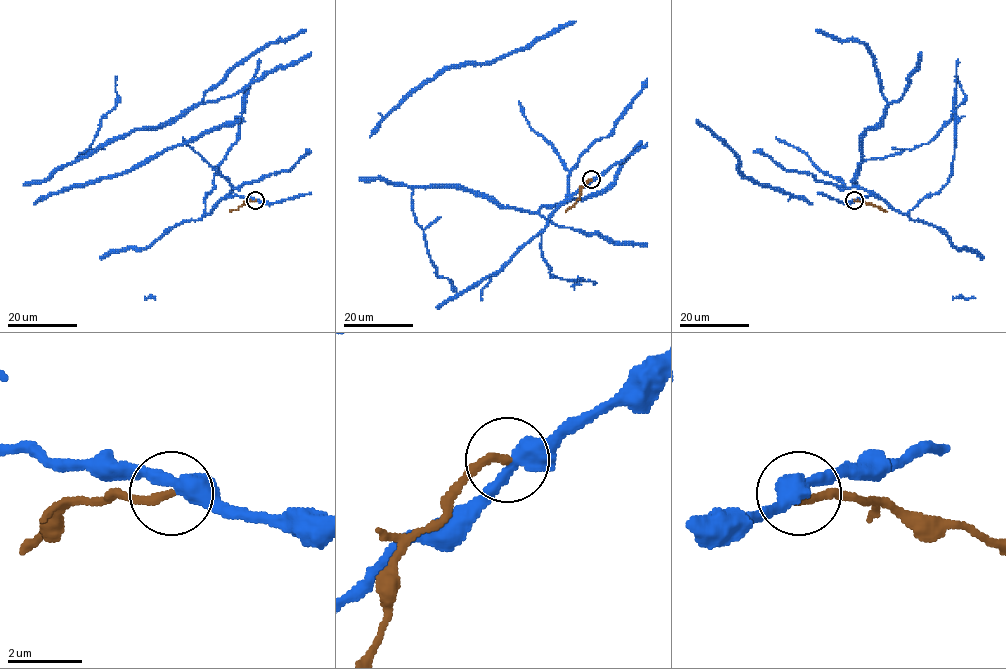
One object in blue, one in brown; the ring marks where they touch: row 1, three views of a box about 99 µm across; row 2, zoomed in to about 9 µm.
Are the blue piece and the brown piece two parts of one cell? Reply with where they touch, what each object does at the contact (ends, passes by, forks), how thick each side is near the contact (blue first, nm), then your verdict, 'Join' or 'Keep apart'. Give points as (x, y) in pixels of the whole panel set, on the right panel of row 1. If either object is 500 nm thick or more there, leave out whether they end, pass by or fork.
Place: (854, 200). At the ring blue passes by. At the ring brown ends. Thickness 440 nm (blue) against 240 nm. Keep apart

